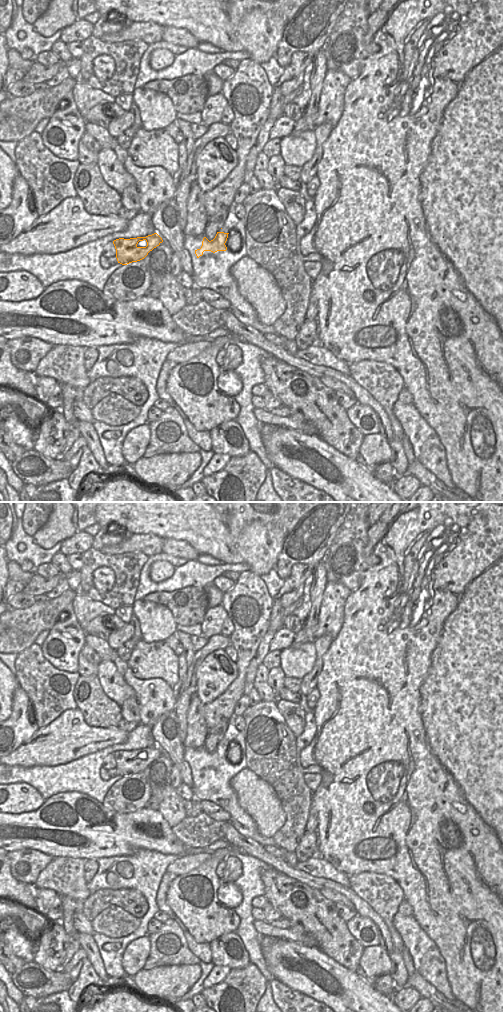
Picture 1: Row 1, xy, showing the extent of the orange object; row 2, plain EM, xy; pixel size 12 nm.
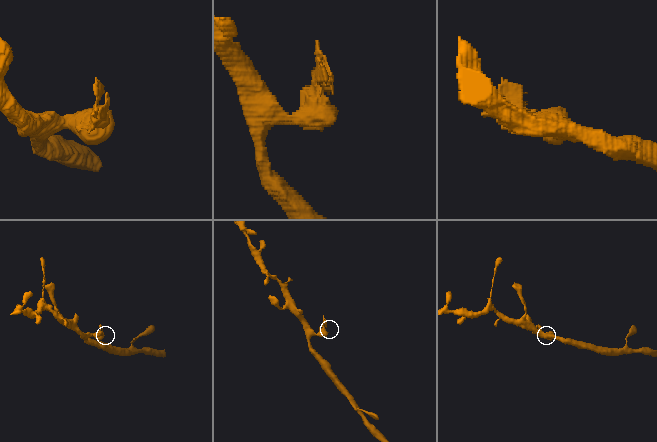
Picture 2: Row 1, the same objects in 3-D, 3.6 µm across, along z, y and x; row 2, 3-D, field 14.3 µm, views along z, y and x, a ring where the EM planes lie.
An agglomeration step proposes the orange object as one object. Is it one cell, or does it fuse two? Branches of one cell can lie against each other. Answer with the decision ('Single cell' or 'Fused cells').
Fused cells

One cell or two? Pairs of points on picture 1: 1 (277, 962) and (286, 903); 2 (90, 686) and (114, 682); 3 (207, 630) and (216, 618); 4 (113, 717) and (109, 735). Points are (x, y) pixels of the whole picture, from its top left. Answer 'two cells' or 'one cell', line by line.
1: two cells
2: two cells
3: one cell
4: two cells

